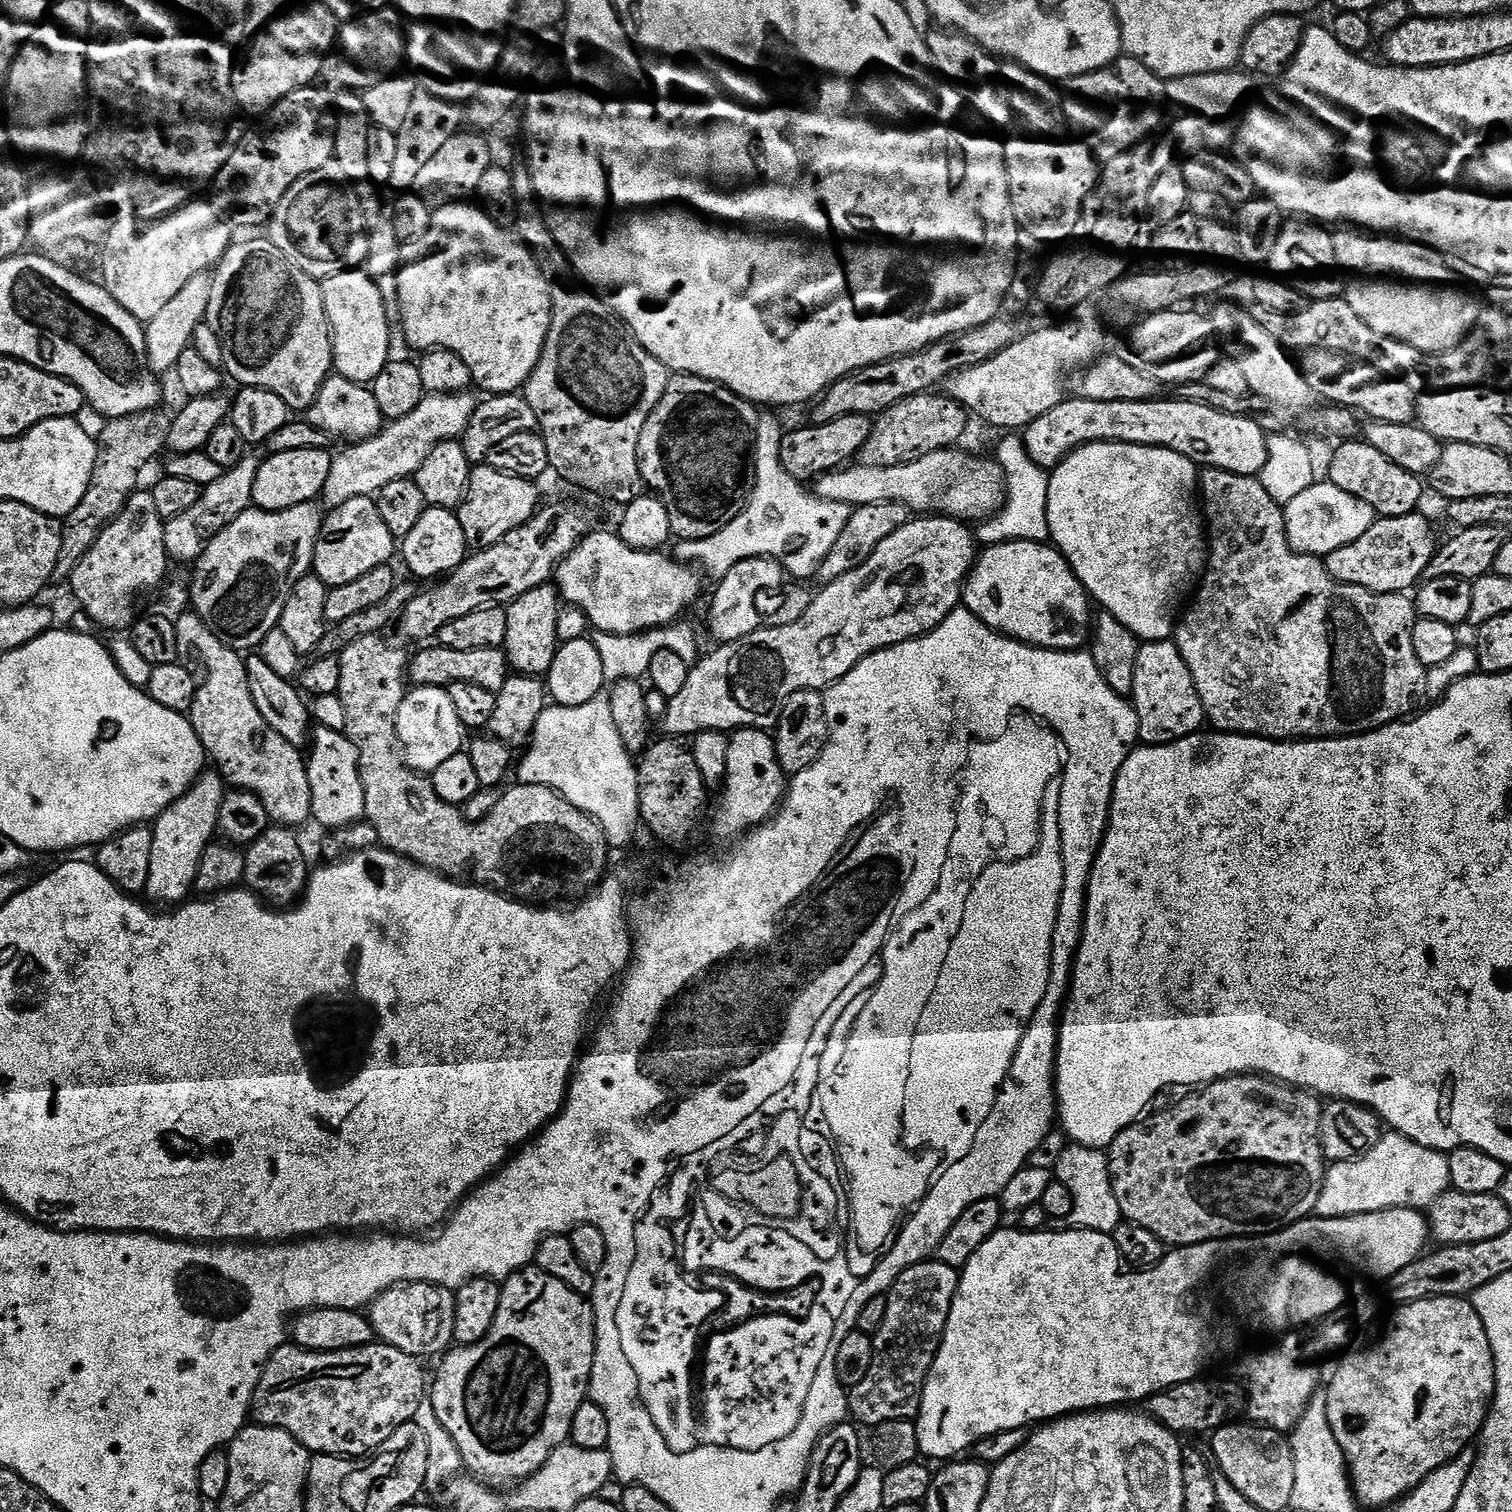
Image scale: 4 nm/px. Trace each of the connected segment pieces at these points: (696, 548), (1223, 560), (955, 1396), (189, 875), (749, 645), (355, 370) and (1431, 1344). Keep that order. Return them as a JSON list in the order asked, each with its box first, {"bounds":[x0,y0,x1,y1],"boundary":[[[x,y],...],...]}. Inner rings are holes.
[{"bounds":[674,410,852,582],"boundary":[[[772,410],[761,411],[755,423],[756,443],[752,445],[754,479],[750,484],[748,502],[738,518],[722,526],[718,534],[710,534],[710,538],[679,541],[674,551],[677,561],[697,569],[705,568],[713,578],[719,578],[738,566],[738,562],[766,556],[779,562],[789,577],[804,582],[807,576],[815,577],[826,554],[834,550],[838,534],[842,534],[850,522],[852,508],[842,502],[823,500],[809,489],[808,493],[801,481],[786,474],[780,457],[786,428],[780,425],[775,414]]]},{"bounds":[1174,468,1428,742],"boundary":[[[1204,468],[1198,492],[1202,497],[1202,515],[1206,521],[1207,535],[1210,537],[1208,566],[1204,569],[1204,575],[1186,611],[1179,617],[1174,642],[1194,678],[1194,686],[1204,707],[1207,723],[1215,731],[1242,736],[1263,736],[1265,740],[1281,742],[1358,736],[1361,732],[1372,732],[1375,728],[1385,728],[1388,724],[1403,721],[1425,703],[1423,700],[1428,696],[1428,669],[1422,662],[1418,662],[1418,654],[1414,654],[1412,628],[1416,625],[1418,613],[1411,595],[1402,592],[1371,592],[1362,586],[1343,584],[1332,579],[1328,565],[1321,557],[1303,556],[1302,553],[1295,552],[1288,545],[1283,507],[1266,492],[1255,476],[1239,476],[1217,468]]]},{"bounds":[914,1208,1430,1462],"boundary":[[[1387,1208],[1381,1212],[1367,1212],[1357,1216],[1339,1216],[1329,1220],[1309,1218],[1299,1220],[1289,1228],[1279,1232],[1265,1234],[1259,1238],[1233,1238],[1231,1240],[1211,1240],[1201,1244],[1191,1244],[1185,1248],[1173,1247],[1165,1255],[1161,1264],[1143,1270],[1124,1270],[1116,1245],[1107,1232],[1095,1232],[1085,1228],[1065,1227],[1065,1232],[1026,1232],[1015,1227],[1005,1227],[995,1232],[966,1262],[960,1272],[958,1290],[954,1294],[954,1302],[950,1306],[950,1318],[946,1322],[944,1337],[940,1343],[938,1354],[934,1358],[934,1366],[924,1383],[924,1393],[920,1399],[920,1414],[914,1423],[918,1430],[918,1446],[921,1453],[929,1461],[940,1460],[948,1462],[959,1457],[967,1450],[975,1449],[979,1440],[990,1434],[1009,1432],[1015,1428],[1040,1426],[1069,1414],[1080,1414],[1085,1410],[1108,1410],[1113,1406],[1128,1406],[1131,1400],[1147,1401],[1149,1396],[1157,1392],[1166,1392],[1175,1384],[1188,1384],[1201,1375],[1207,1364],[1212,1364],[1223,1352],[1236,1348],[1243,1338],[1244,1332],[1280,1332],[1288,1334],[1300,1330],[1303,1324],[1309,1326],[1329,1316],[1350,1299],[1348,1279],[1360,1280],[1369,1276],[1372,1282],[1389,1280],[1402,1266],[1410,1266],[1410,1262],[1419,1260],[1425,1251],[1424,1243],[1429,1243],[1430,1229],[1428,1217],[1420,1208]]]},{"bounds":[144,770,225,906],"boundary":[[[205,770],[187,794],[156,817],[151,825],[154,846],[150,846],[150,878],[146,878],[144,887],[149,901],[164,904],[160,906],[179,906],[193,895],[198,862],[218,832],[218,810],[222,808],[225,791],[224,777],[215,770]]]},{"bounds":[662,514,978,738],"boundary":[[[928,514],[923,518],[912,518],[906,526],[902,526],[898,530],[894,530],[894,534],[890,534],[890,538],[886,538],[886,542],[882,542],[874,550],[874,554],[870,554],[870,558],[866,558],[866,562],[862,562],[862,566],[858,566],[858,570],[850,570],[850,574],[842,574],[842,578],[838,578],[834,582],[823,585],[812,597],[812,604],[809,609],[802,614],[802,618],[789,625],[778,626],[777,628],[761,626],[754,634],[750,634],[741,640],[735,640],[729,644],[720,644],[716,646],[709,656],[704,656],[700,661],[693,663],[688,669],[688,677],[686,684],[675,694],[672,699],[668,700],[668,708],[662,717],[662,723],[669,737],[672,738],[691,738],[696,736],[700,731],[707,730],[710,732],[731,733],[738,728],[759,728],[767,729],[768,716],[767,712],[772,707],[775,709],[781,702],[788,700],[790,694],[794,694],[803,688],[813,690],[824,690],[829,686],[841,680],[850,670],[854,670],[854,666],[858,666],[858,662],[862,658],[866,658],[872,652],[877,652],[883,648],[889,648],[895,644],[901,644],[907,640],[913,640],[916,636],[925,636],[930,630],[937,628],[954,609],[961,607],[962,597],[964,595],[964,583],[968,581],[968,576],[972,572],[972,567],[976,564],[978,555],[978,541],[974,535],[973,529],[969,527],[963,520],[953,520],[952,517],[943,514]]]},{"bounds":[322,270,392,385],"boundary":[[[364,270],[339,272],[328,277],[322,284],[322,302],[326,306],[326,318],[332,327],[332,358],[335,371],[342,378],[350,378],[350,382],[371,385],[378,374],[387,366],[390,359],[388,351],[392,348],[392,328],[388,325],[389,307],[384,303],[380,286]]]},{"bounds":[1326,1296,1496,1508],"boundary":[[[1439,1296],[1422,1302],[1405,1304],[1404,1307],[1395,1309],[1391,1316],[1392,1321],[1389,1322],[1388,1329],[1381,1334],[1380,1340],[1374,1341],[1369,1348],[1364,1348],[1361,1352],[1349,1351],[1343,1357],[1345,1360],[1337,1366],[1336,1373],[1332,1376],[1332,1385],[1326,1389],[1330,1430],[1334,1430],[1334,1438],[1338,1438],[1338,1446],[1342,1446],[1342,1454],[1348,1464],[1348,1479],[1352,1482],[1352,1490],[1356,1493],[1357,1501],[1368,1508],[1380,1508],[1383,1504],[1391,1506],[1403,1500],[1425,1478],[1434,1474],[1434,1470],[1450,1463],[1459,1452],[1469,1447],[1479,1437],[1480,1430],[1484,1427],[1484,1420],[1492,1406],[1492,1395],[1496,1389],[1494,1354],[1490,1350],[1490,1338],[1486,1338],[1486,1326],[1482,1326],[1482,1318],[1478,1318],[1471,1299]]]}]

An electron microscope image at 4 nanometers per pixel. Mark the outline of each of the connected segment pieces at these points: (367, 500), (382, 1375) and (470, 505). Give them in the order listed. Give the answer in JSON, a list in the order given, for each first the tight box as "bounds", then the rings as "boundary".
[{"bounds":[312,496,397,589],"boundary":[[[370,496],[350,498],[323,517],[312,559],[312,572],[329,589],[334,589],[346,586],[346,582],[354,582],[354,578],[362,578],[362,574],[370,574],[370,570],[378,566],[388,564],[395,552],[397,555],[397,537],[386,530],[386,522],[382,522],[382,514],[378,514],[375,499]]]},{"bounds":[250,1342,426,1458],"boundary":[[[383,1342],[341,1352],[307,1352],[304,1348],[285,1346],[272,1353],[260,1372],[250,1412],[257,1425],[286,1430],[309,1453],[364,1458],[375,1453],[398,1426],[415,1421],[420,1401],[426,1396],[424,1368],[420,1364],[423,1363],[417,1357]]]},{"bounds":[458,462,541,550],"boundary":[[[486,462],[473,467],[468,476],[468,489],[464,492],[464,501],[458,509],[462,534],[466,538],[469,549],[479,550],[494,546],[506,538],[518,526],[522,526],[536,515],[541,503],[537,485],[521,476],[511,476],[492,468]]]}]

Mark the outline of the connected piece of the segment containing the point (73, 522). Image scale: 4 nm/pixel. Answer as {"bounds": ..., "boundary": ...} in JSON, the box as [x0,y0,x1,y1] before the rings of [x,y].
{"bounds":[55,410,173,581],"boundary":[[[153,410],[135,412],[105,423],[105,428],[96,440],[96,461],[90,486],[82,502],[62,524],[62,550],[58,554],[55,574],[57,581],[67,581],[71,577],[74,566],[82,562],[82,558],[88,553],[90,546],[94,546],[104,527],[124,509],[126,502],[141,487],[140,475],[143,474],[144,467],[168,447],[172,421],[173,417],[167,416],[164,410]]]}

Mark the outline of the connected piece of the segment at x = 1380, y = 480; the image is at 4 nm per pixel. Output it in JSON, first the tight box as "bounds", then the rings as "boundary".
{"bounds":[1327,442,1424,517],"boundary":[[[1344,442],[1332,456],[1328,464],[1327,479],[1338,490],[1346,490],[1346,494],[1354,494],[1354,498],[1362,498],[1366,506],[1376,511],[1377,517],[1405,516],[1417,511],[1421,506],[1424,488],[1420,485],[1421,477],[1408,473],[1401,466],[1396,466],[1390,458],[1380,454],[1374,446],[1365,442]]]}

